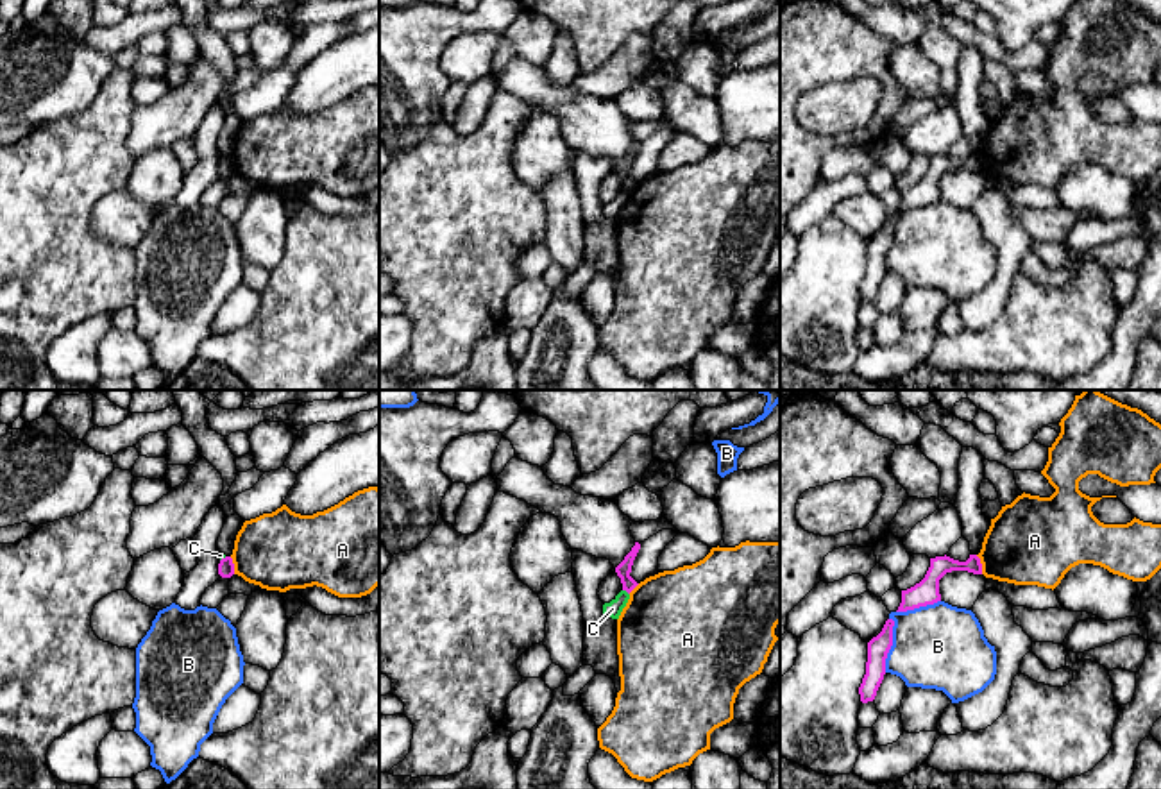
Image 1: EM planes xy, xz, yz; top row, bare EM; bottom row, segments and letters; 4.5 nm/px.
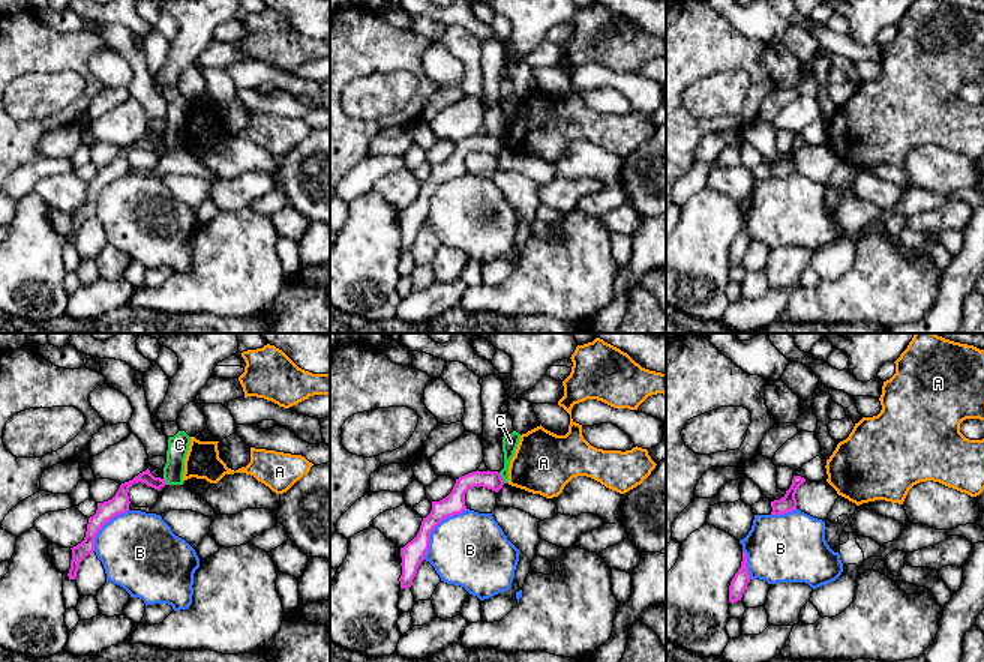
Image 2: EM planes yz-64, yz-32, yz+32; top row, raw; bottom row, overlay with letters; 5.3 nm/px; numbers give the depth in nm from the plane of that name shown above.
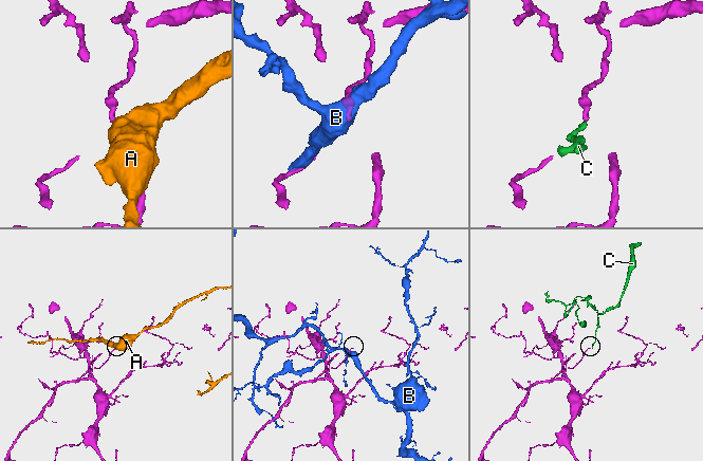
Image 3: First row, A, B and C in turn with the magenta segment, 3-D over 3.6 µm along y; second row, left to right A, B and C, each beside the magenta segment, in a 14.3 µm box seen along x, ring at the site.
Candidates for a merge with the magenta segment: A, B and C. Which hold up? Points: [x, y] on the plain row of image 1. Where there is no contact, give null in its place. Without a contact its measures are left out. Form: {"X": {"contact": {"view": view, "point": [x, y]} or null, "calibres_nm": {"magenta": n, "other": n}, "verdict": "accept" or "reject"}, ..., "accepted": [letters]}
{"A": {"contact": {"view": "yz", "point": [981, 163]}, "calibres_nm": {"magenta": 90, "other": 380}, "verdict": "reject"}, "B": {"contact": {"view": "yz", "point": [891, 244]}, "calibres_nm": {"magenta": 100, "other": 380}, "verdict": "reject"}, "C": {"contact": {"view": "xz", "point": [627, 190]}, "calibres_nm": {"magenta": 70, "other": 70}, "verdict": "reject"}, "accepted": []}

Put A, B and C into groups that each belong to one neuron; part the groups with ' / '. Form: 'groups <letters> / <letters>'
groups A / B / C

